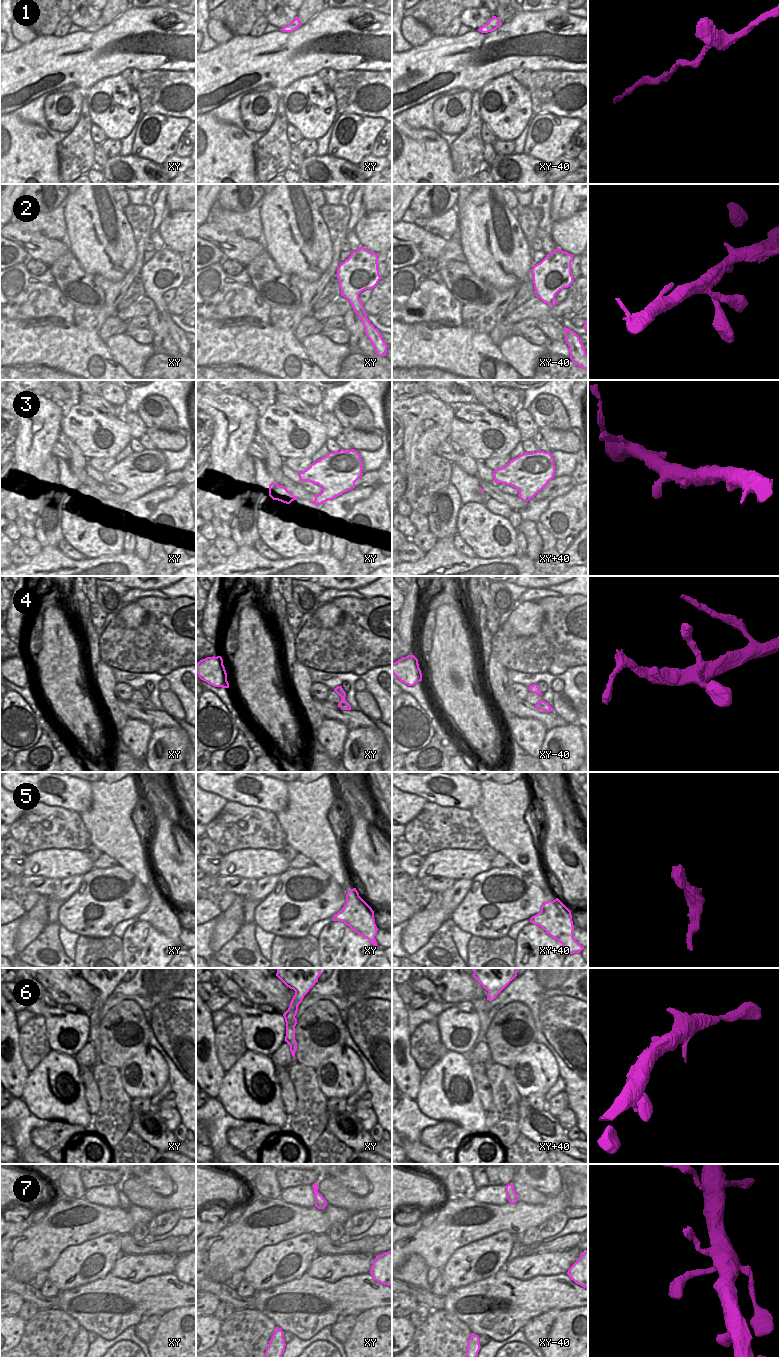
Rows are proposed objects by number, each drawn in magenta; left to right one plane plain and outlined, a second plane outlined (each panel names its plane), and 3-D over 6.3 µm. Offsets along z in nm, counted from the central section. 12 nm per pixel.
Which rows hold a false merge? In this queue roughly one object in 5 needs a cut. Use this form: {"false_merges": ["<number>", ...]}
{"false_merges": ["4"]}

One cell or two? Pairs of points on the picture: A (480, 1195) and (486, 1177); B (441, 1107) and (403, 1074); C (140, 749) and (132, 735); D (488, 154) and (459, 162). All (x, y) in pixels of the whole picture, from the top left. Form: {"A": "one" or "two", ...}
{"A": "two", "B": "two", "C": "one", "D": "two"}

